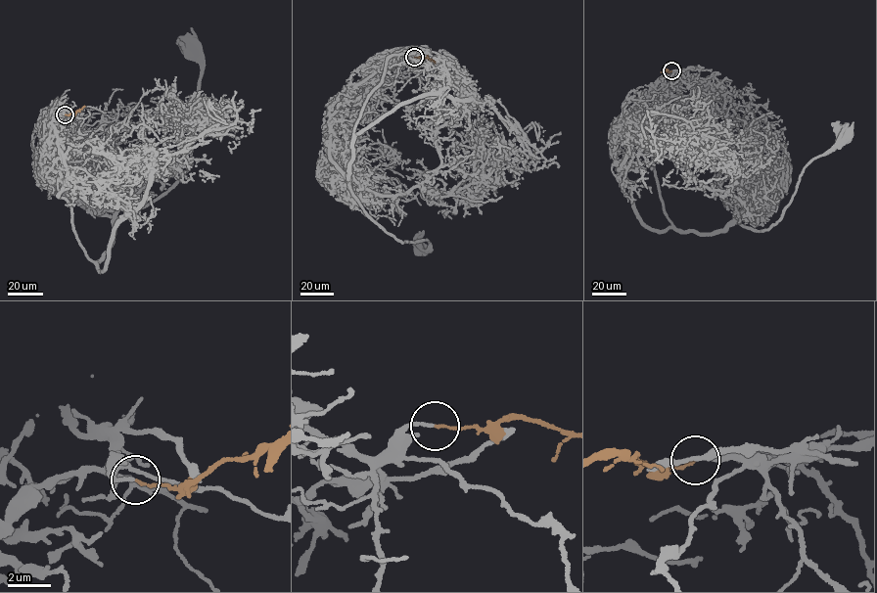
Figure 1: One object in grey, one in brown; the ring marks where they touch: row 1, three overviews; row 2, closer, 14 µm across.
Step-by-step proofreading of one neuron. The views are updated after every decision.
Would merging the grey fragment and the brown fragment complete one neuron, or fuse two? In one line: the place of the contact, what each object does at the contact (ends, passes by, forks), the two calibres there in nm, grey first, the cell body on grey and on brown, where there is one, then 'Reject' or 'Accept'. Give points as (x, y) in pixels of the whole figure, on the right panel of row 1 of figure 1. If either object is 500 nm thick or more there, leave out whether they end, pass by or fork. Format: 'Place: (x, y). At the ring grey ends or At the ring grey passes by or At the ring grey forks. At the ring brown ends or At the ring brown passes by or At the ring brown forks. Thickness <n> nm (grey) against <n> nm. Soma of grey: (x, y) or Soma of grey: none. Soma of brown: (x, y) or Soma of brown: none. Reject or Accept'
Place: (671, 70). At the ring grey ends. At the ring brown ends. Thickness 140 nm (grey) against 90 nm. Soma of grey: (846, 137). Soma of brown: none. Reject

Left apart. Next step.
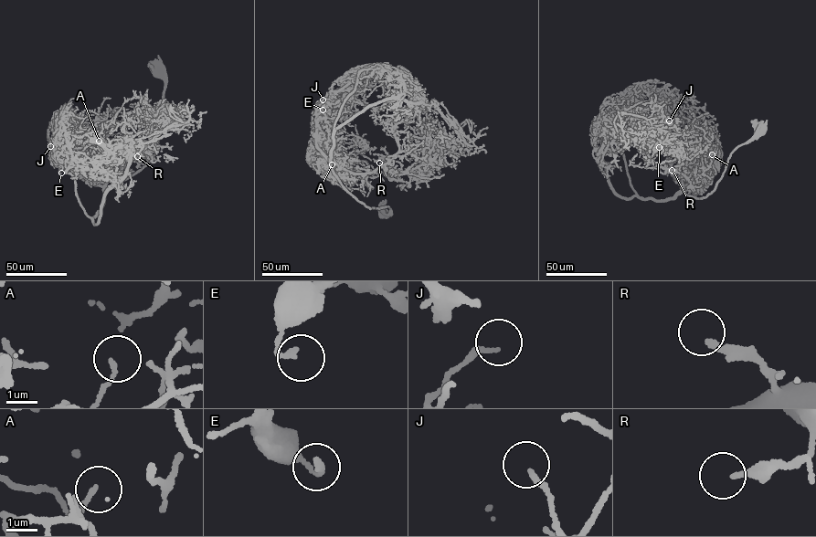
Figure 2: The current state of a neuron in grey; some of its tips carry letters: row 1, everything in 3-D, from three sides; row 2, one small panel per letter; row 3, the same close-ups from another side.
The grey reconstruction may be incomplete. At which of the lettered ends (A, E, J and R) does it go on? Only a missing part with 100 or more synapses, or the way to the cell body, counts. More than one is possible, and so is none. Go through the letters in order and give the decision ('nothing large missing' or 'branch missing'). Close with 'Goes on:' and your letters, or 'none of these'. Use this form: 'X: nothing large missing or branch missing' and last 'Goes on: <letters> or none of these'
A: nothing large missing
E: nothing large missing
J: nothing large missing
R: branch missing
Goes on: R

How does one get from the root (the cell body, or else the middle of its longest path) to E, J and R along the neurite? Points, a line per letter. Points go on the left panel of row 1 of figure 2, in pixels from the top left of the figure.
E: (159, 67), (164, 86), (154, 156), (126, 179), (109, 186), (86, 182), (60, 164), (61, 173)
J: (159, 67), (164, 86), (158, 147), (126, 179), (105, 186), (86, 182), (54, 163), (50, 146)
R: (159, 67), (164, 86), (155, 153), (126, 179), (106, 186), (111, 178), (137, 156)

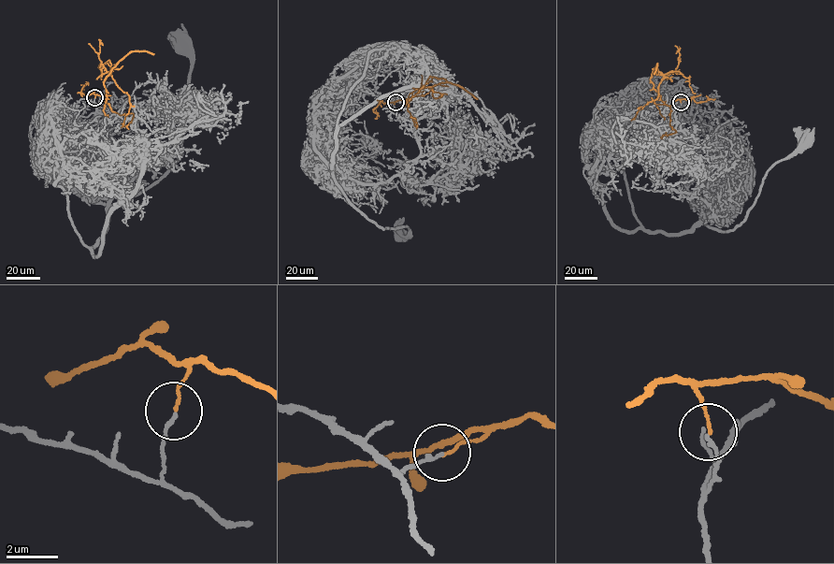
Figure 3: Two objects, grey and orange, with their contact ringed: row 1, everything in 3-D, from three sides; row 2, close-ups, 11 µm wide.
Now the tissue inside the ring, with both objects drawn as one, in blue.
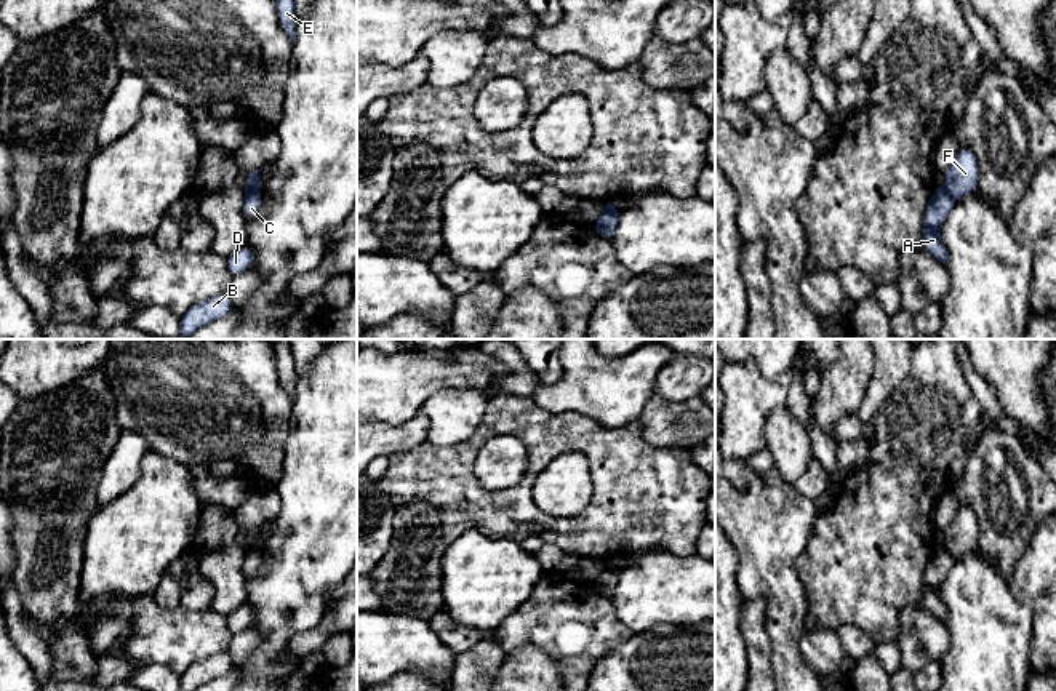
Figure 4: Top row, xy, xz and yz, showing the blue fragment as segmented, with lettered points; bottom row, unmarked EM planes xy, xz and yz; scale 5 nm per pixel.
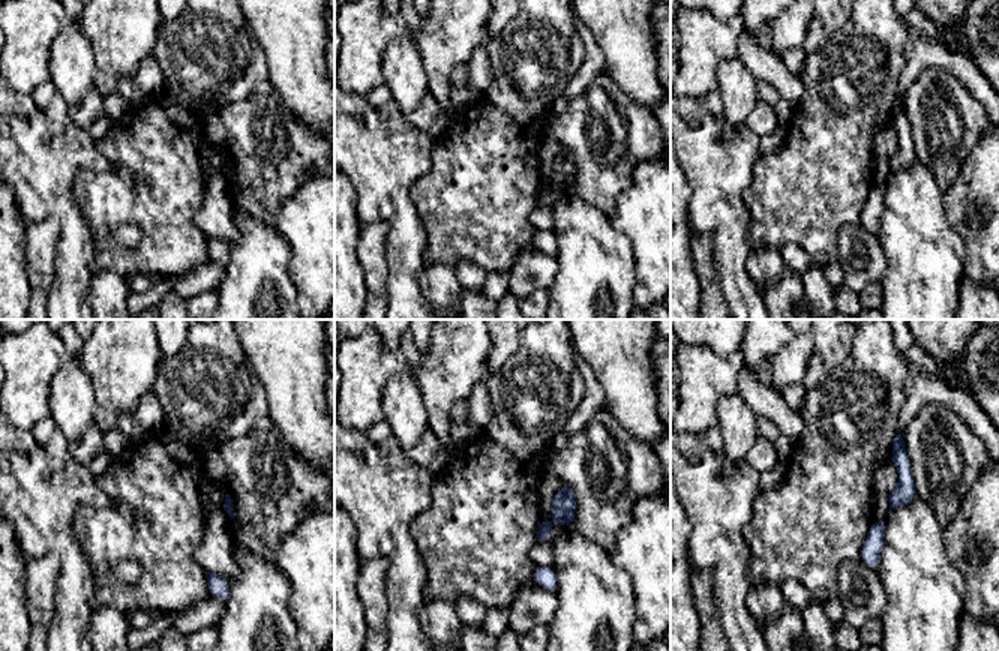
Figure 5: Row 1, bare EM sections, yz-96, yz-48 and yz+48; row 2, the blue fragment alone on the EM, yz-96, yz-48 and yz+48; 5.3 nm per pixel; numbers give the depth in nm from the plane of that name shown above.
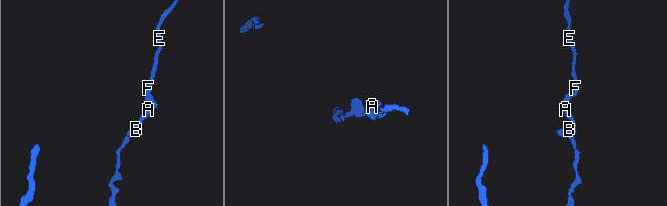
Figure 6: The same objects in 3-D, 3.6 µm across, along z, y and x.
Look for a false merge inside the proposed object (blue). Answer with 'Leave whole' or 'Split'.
Split

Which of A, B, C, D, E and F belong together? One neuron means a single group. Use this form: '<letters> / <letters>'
A B C D / E F

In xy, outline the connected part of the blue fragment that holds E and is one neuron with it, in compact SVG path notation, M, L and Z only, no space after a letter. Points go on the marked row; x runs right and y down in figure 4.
M275 0L282 29L290 35L291 42L296 40L296 8L294 0Z

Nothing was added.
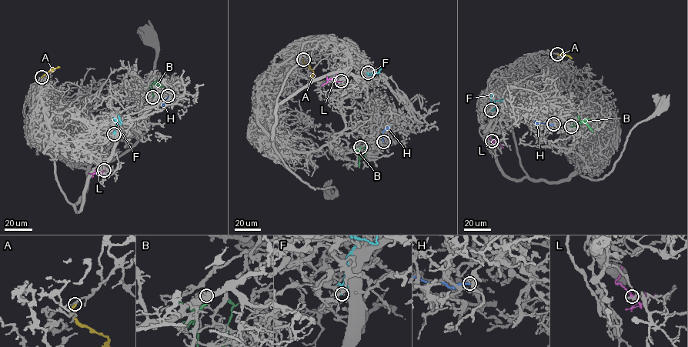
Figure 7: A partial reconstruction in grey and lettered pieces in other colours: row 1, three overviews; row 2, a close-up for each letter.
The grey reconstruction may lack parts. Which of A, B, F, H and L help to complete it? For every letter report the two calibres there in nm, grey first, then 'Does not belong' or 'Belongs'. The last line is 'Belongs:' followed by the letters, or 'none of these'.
A: Thickness 170 nm (grey) against 260 nm. Belongs
B: Thickness 550 nm (grey) against 260 nm. Does not belong
F: Thickness 220 nm (grey) against 280 nm. Does not belong
H: Thickness 200 nm (grey) against 240 nm. Does not belong
L: Thickness 400 nm (grey) against 200 nm. Does not belong
Belongs: A

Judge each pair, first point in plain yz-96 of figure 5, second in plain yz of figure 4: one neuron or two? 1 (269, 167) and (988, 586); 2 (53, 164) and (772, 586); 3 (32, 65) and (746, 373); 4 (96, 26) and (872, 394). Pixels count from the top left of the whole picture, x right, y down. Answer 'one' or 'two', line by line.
1: two
2: one
3: one
4: two

